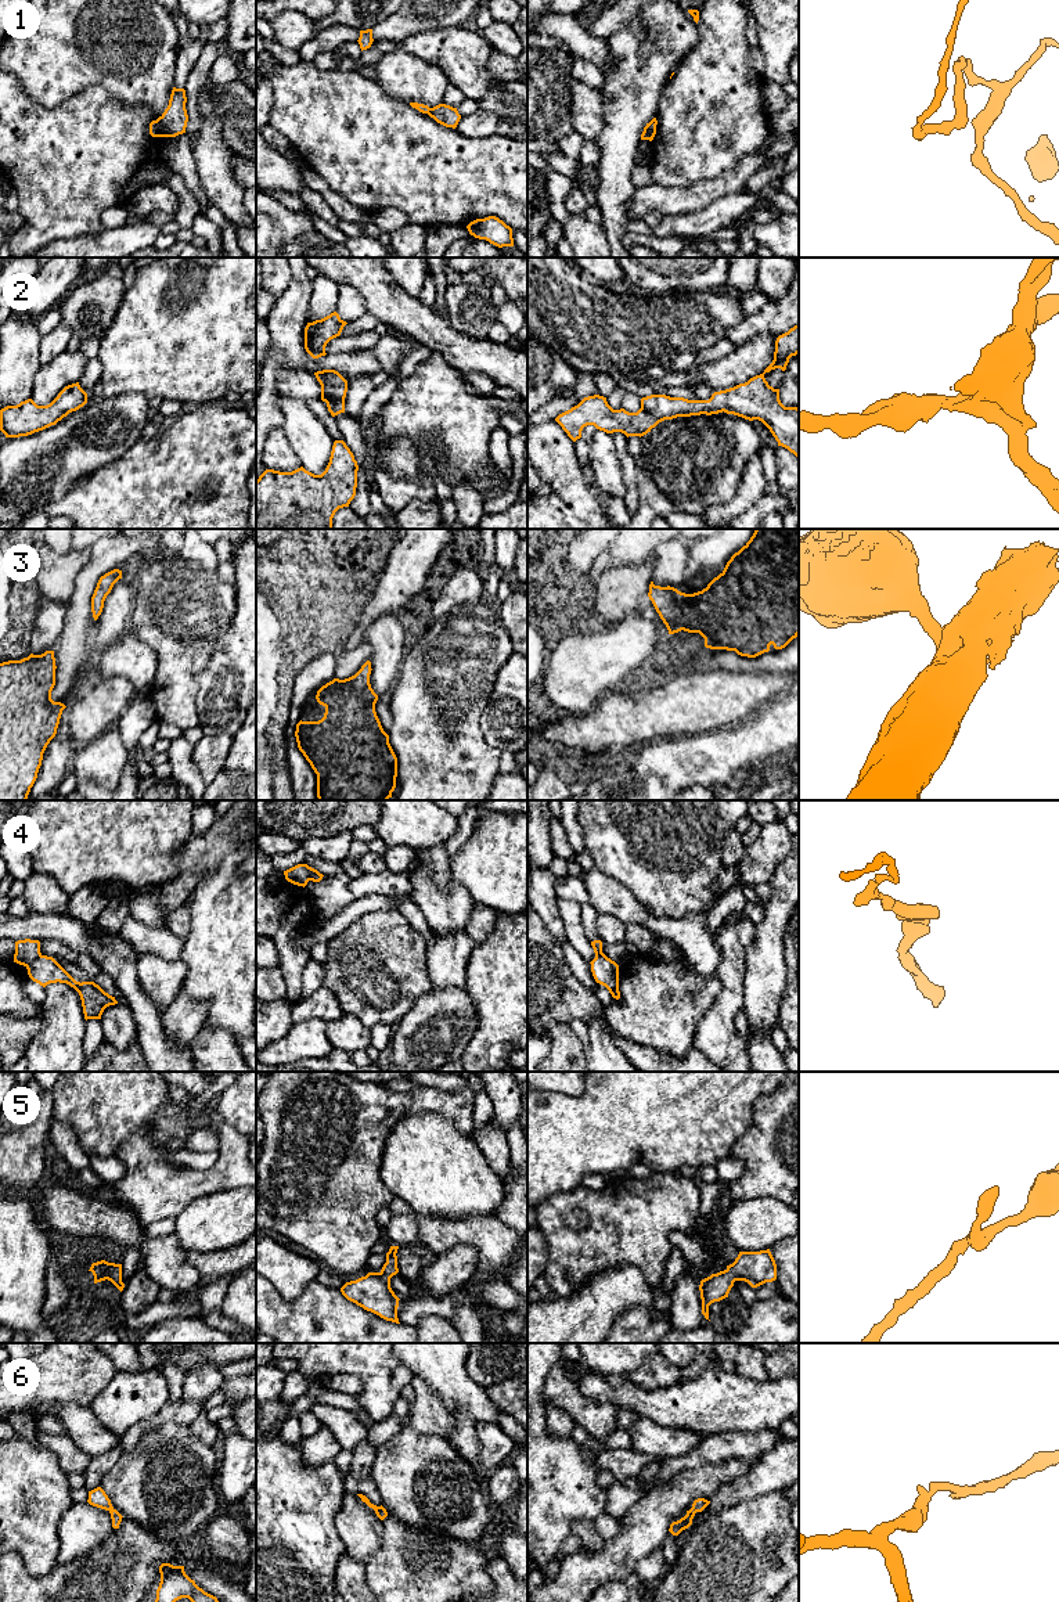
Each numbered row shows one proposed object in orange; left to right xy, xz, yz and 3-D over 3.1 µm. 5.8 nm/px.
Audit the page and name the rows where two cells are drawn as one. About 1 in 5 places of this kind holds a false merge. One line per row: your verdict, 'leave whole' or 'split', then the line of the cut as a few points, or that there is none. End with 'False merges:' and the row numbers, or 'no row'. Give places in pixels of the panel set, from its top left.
1: split; cut xy (157, 119), (161, 136)
2: leave whole; cut none
3: leave whole; cut none
4: split; cut xy (40, 954), (26, 967)
5: leave whole; cut none
6: leave whole; cut none
False merges: 1, 4

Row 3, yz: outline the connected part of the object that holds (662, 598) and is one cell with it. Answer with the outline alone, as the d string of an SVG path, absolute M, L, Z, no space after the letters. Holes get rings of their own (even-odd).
M756 529L750 540L731 557L724 570L702 591L685 594L651 582L648 597L669 634L681 630L699 633L706 648L735 651L748 658L768 652L771 644L775 649L782 649L799 636L799 529Z

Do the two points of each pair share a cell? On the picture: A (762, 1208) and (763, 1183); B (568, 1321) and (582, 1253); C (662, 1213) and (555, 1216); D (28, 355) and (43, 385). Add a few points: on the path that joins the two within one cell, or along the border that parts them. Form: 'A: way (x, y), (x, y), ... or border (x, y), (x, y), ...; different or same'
A: border (732, 1201), (774, 1198), (784, 1203); different
B: border (598, 1273), (573, 1293), (557, 1296); different
C: way (636, 1213), (613, 1213), (594, 1203), (582, 1203); same
D: border (42, 366), (35, 377), (29, 398); different

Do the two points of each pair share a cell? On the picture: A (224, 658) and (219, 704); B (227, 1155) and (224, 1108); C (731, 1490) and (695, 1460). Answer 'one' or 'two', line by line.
A: one
B: two
C: two

